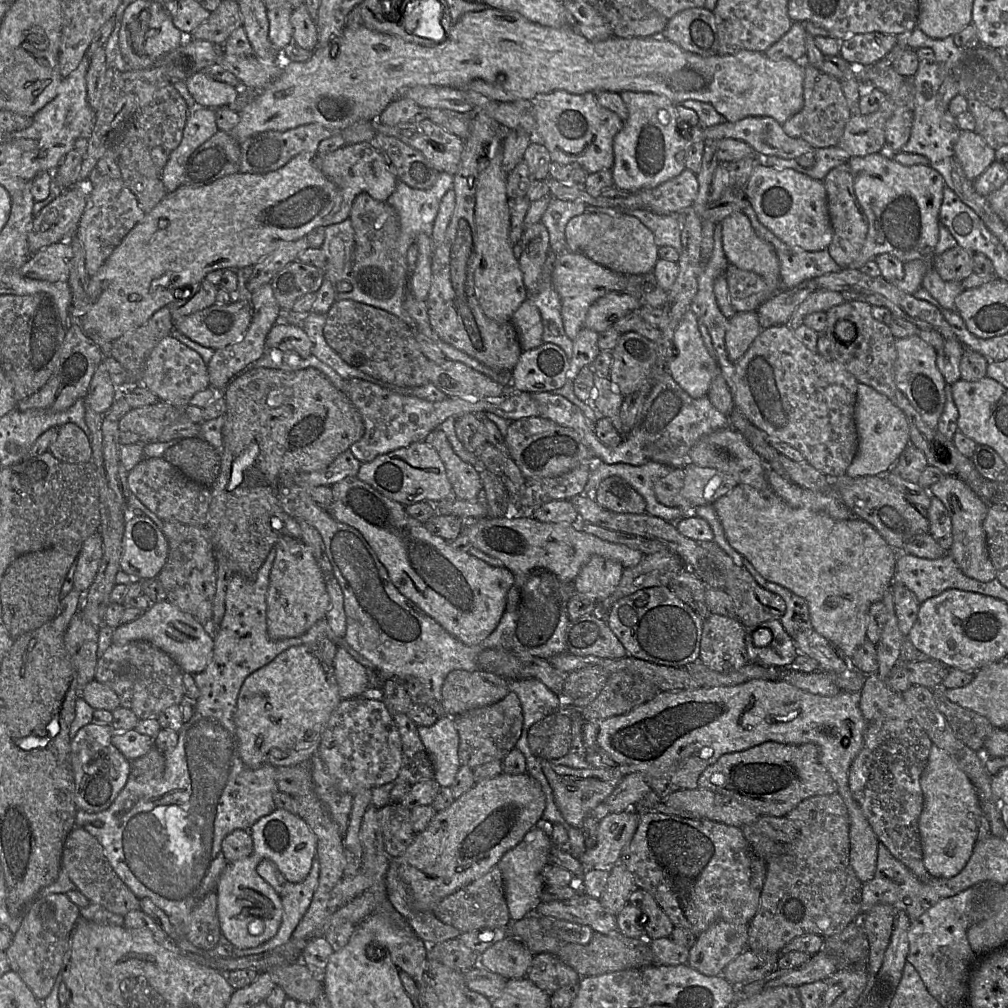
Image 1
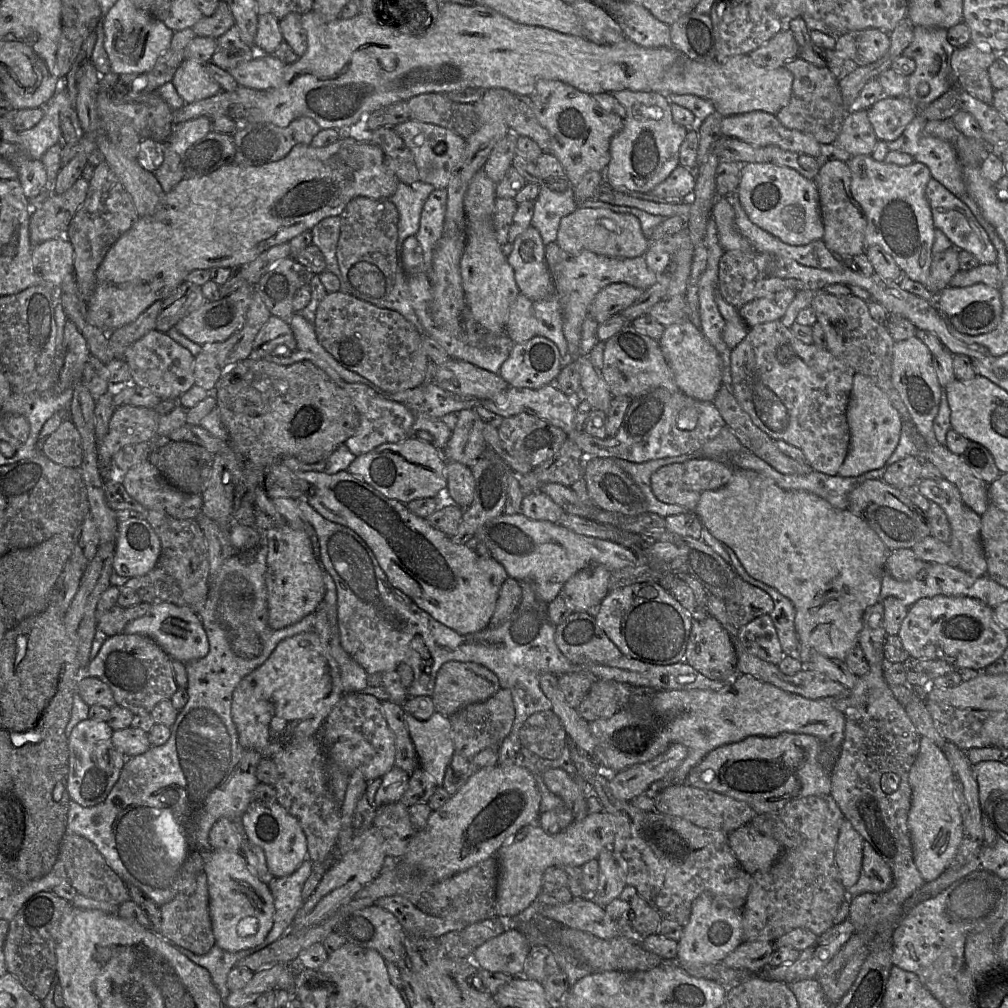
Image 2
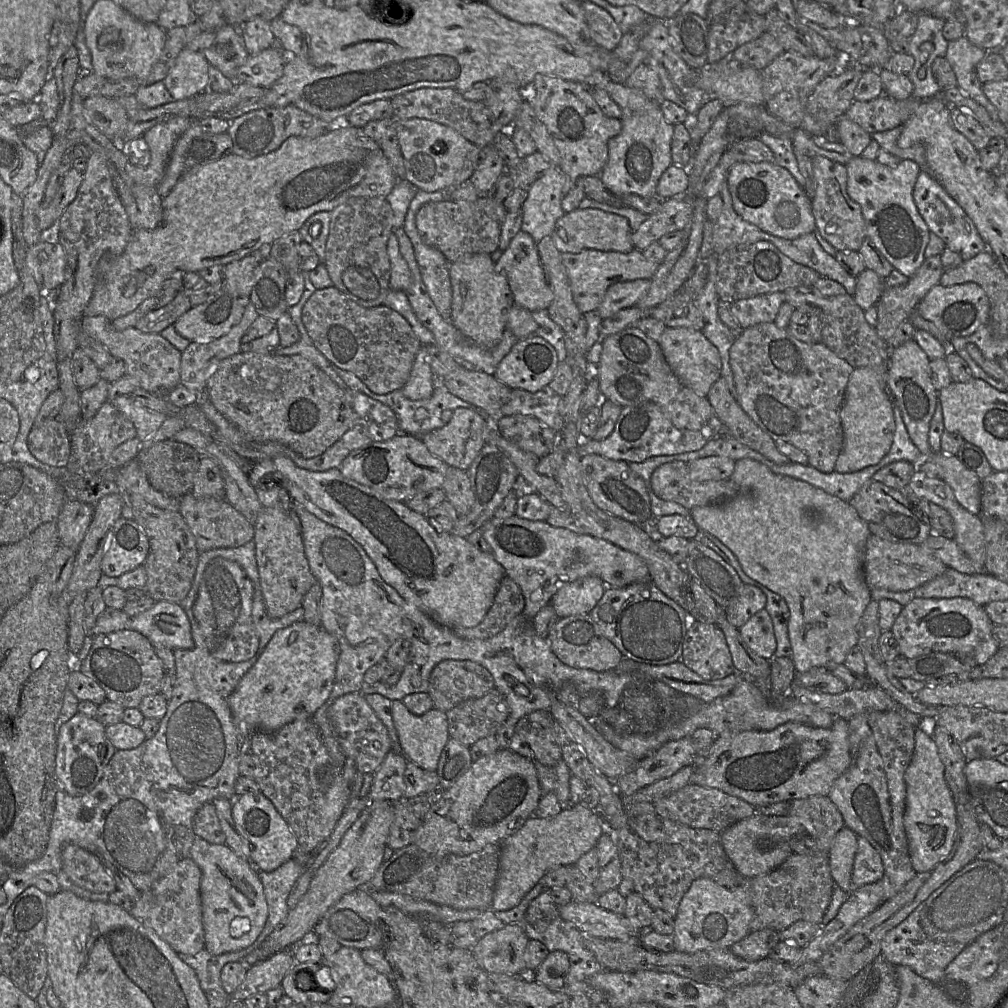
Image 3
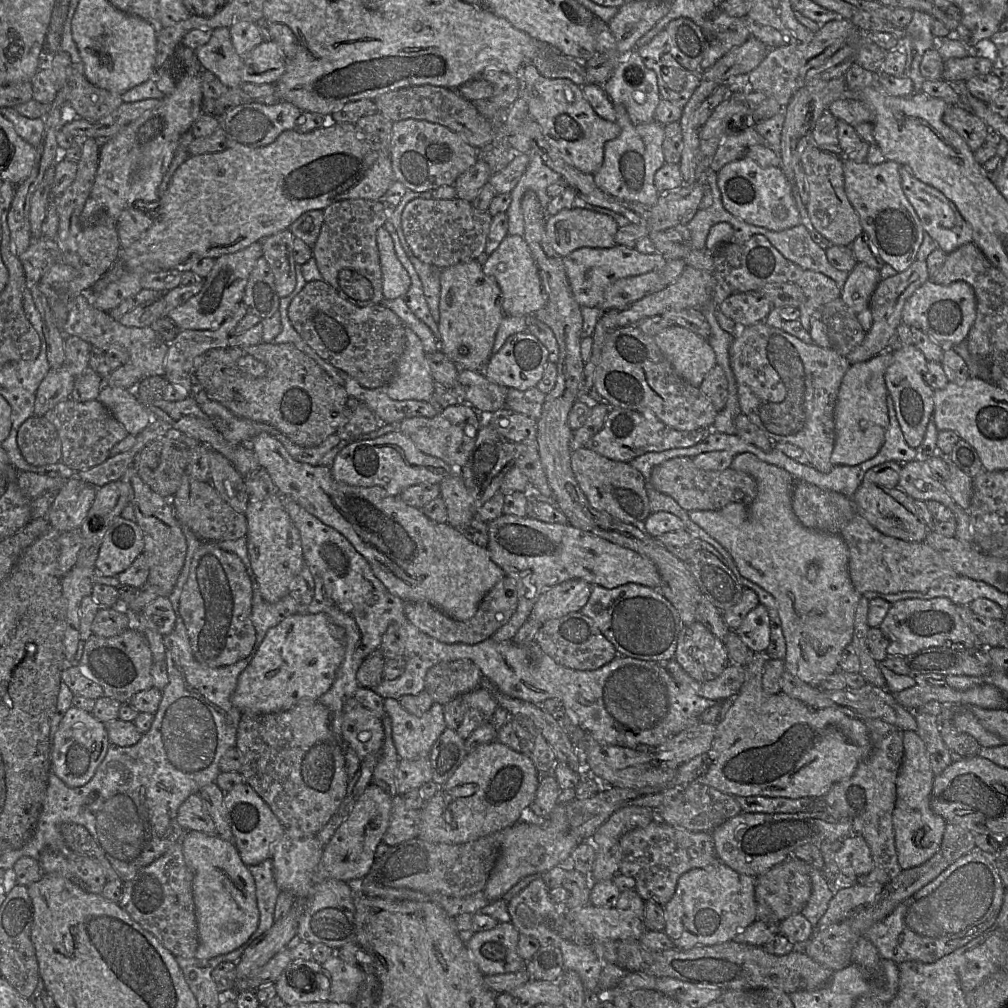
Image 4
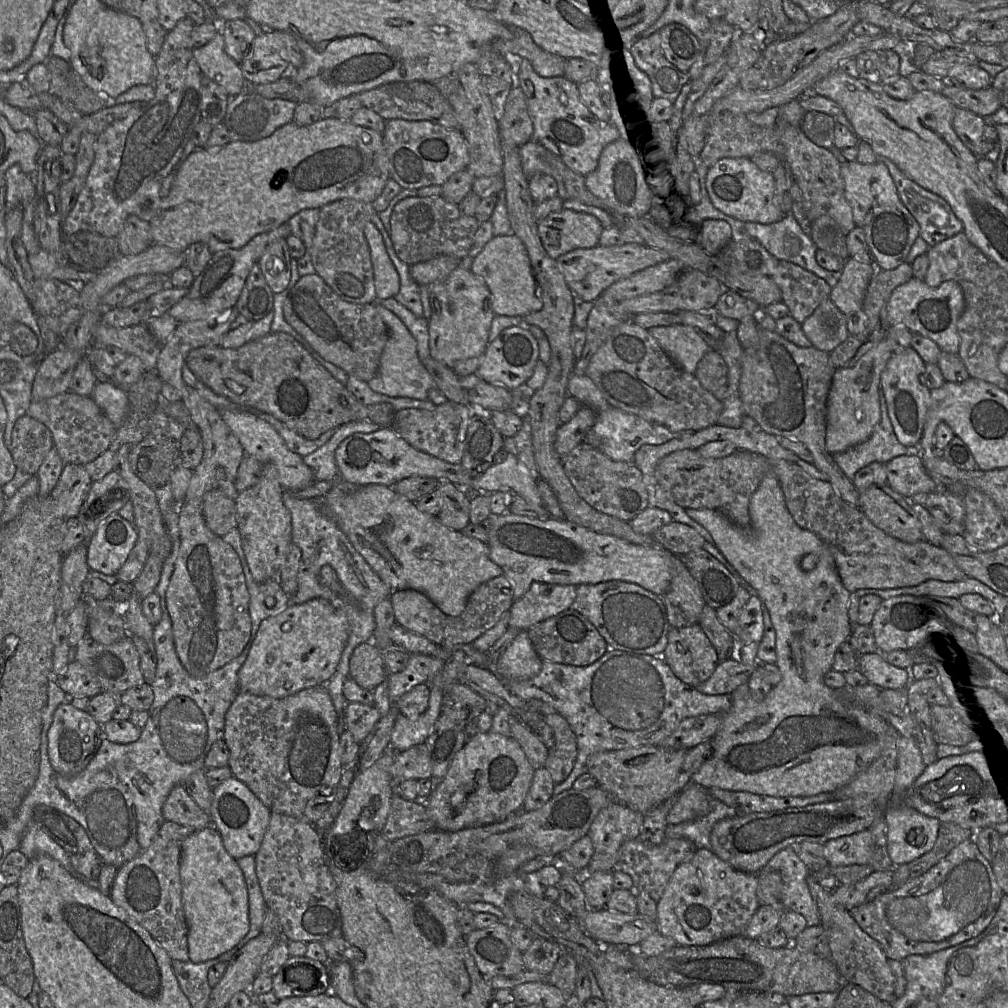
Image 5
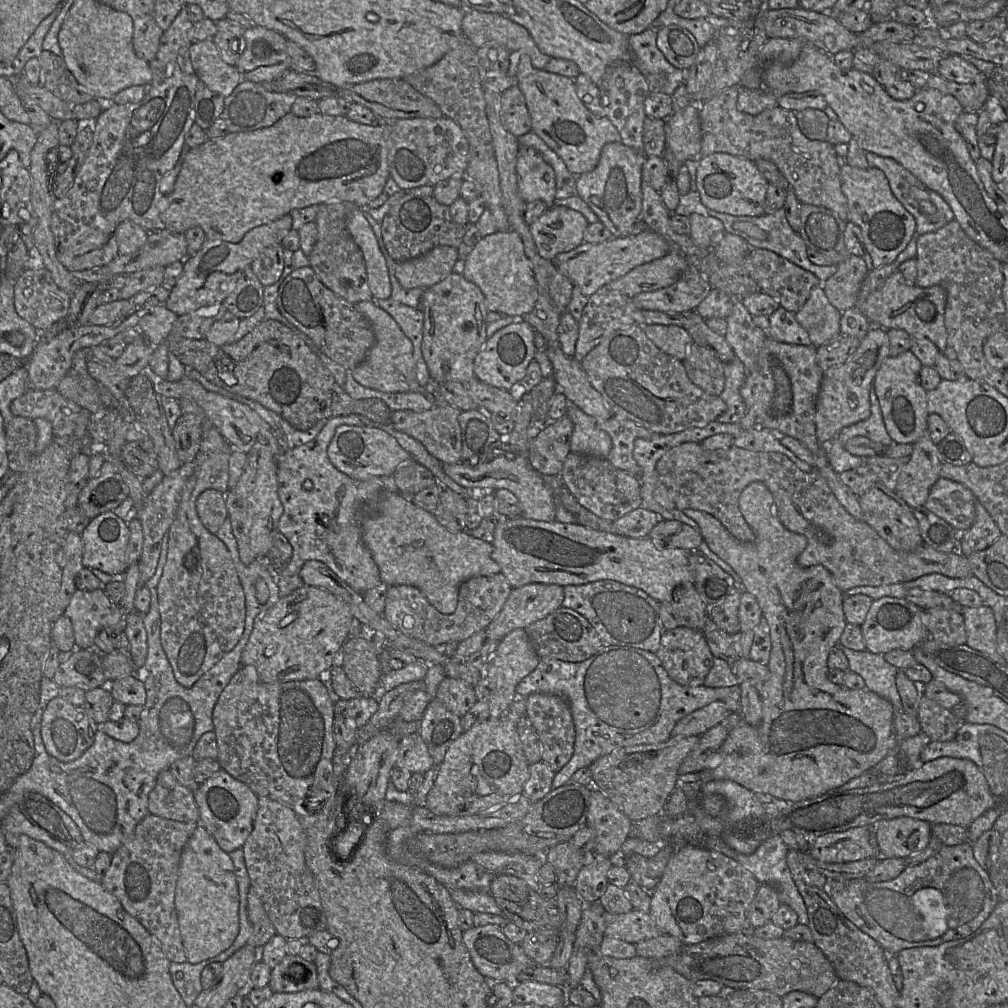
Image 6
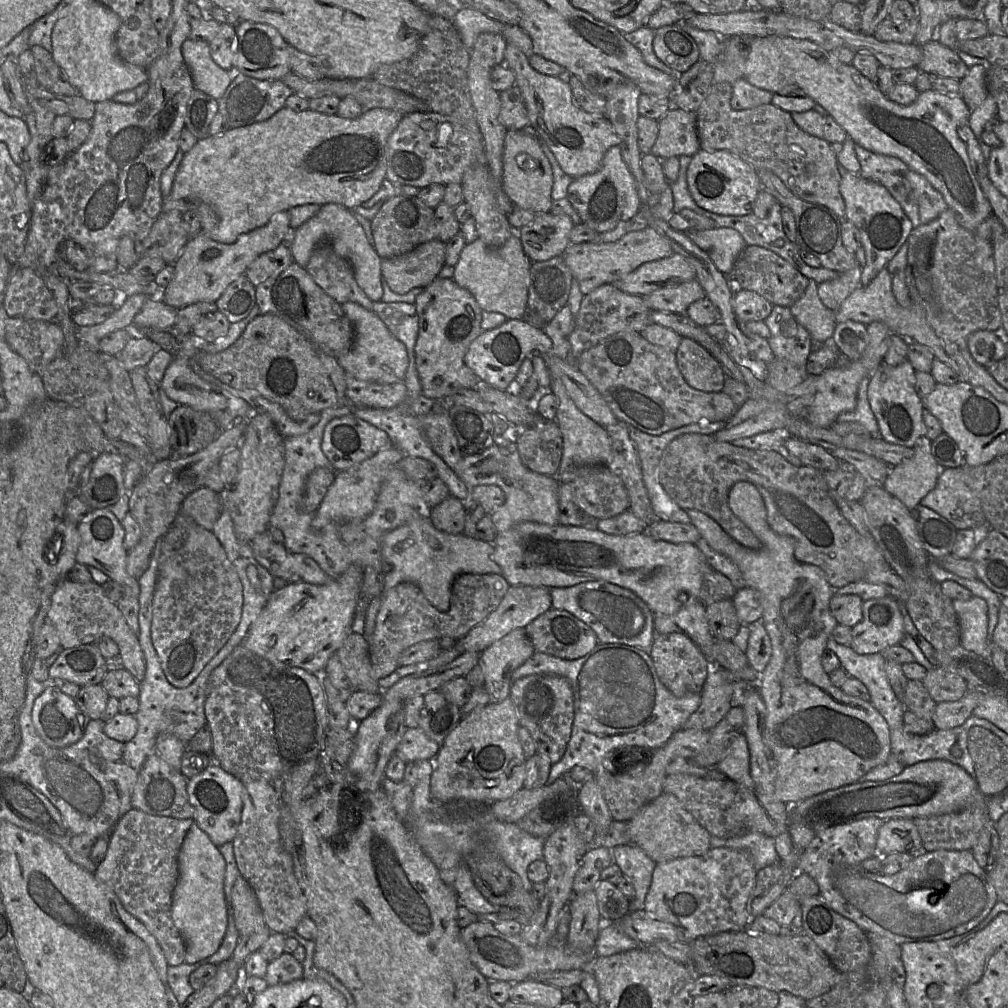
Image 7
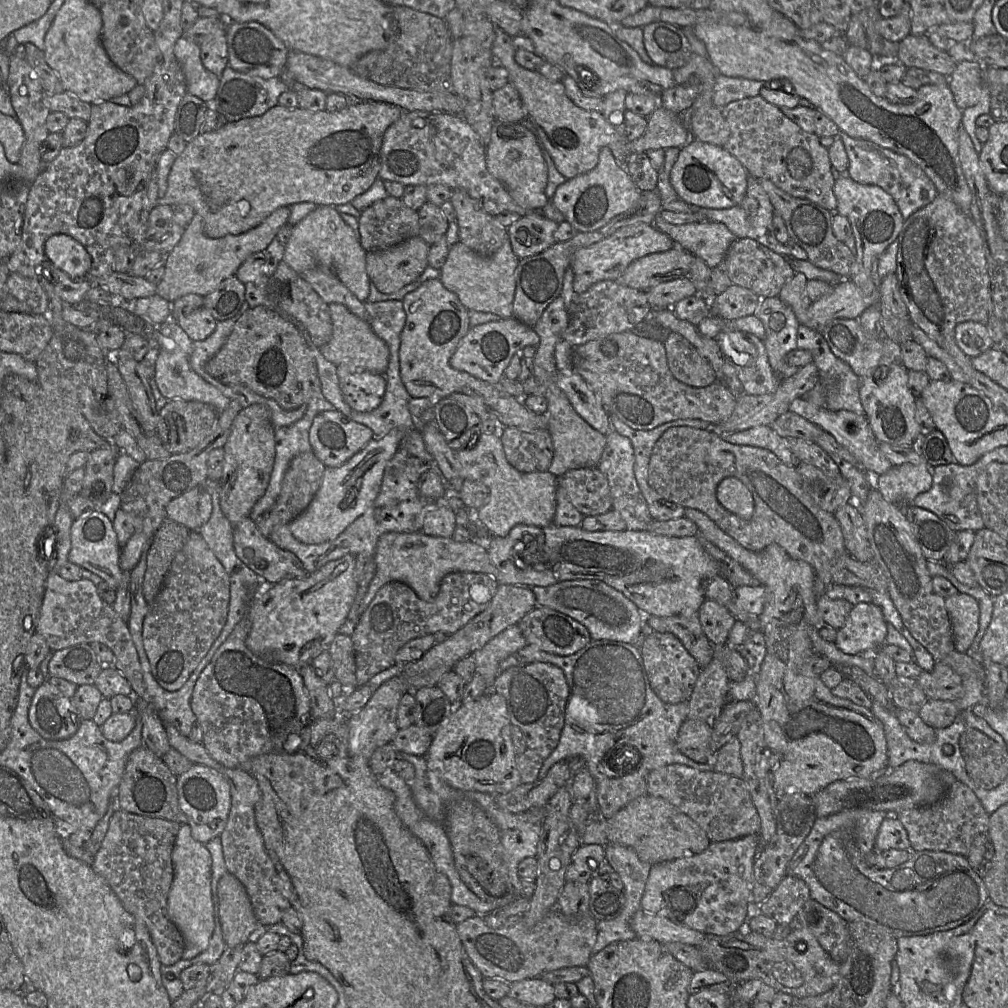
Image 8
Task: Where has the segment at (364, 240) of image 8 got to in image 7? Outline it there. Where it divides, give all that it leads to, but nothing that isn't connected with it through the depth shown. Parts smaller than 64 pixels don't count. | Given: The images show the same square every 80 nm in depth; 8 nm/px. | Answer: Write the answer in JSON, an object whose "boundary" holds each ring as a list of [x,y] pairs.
{"boundary":[[[396,194],[386,199],[375,217],[370,220],[372,230],[372,244],[382,259],[393,258],[412,251],[418,245],[431,241],[439,240],[444,243],[449,242],[439,239],[439,225],[435,219],[435,210],[424,204],[417,196]]]}

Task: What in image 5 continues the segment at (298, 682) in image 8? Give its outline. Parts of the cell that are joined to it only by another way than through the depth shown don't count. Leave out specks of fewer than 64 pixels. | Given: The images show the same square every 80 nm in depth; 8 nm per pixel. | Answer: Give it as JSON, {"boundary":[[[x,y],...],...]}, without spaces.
{"boundary":[[[321,685],[303,689],[296,694],[285,698],[258,696],[239,691],[225,716],[223,740],[229,749],[228,767],[234,777],[245,783],[249,789],[265,804],[265,806],[271,810],[271,812],[278,812],[298,819],[304,819],[304,811],[308,801],[318,795],[321,795],[323,792],[326,792],[325,794],[333,795],[334,789],[338,786],[341,780],[344,765],[342,764],[340,758],[339,735],[337,712],[329,693],[324,685]]]}

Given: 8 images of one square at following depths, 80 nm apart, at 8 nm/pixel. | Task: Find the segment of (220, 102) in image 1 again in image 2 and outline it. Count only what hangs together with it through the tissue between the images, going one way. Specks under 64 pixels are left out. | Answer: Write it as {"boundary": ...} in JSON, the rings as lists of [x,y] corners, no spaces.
{"boundary":[[[184,59],[171,82],[185,103],[203,100],[223,91],[211,77],[206,64],[194,59]]]}

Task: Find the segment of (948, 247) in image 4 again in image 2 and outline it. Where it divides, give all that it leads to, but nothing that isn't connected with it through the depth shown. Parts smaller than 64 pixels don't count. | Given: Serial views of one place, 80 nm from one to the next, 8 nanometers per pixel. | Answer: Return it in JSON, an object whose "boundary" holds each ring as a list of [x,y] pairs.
{"boundary":[[[933,178],[927,184],[926,198],[932,209],[935,228],[941,230],[948,237],[953,244],[952,247],[971,253],[980,264],[995,264],[997,262],[998,252],[989,235],[961,199]]]}

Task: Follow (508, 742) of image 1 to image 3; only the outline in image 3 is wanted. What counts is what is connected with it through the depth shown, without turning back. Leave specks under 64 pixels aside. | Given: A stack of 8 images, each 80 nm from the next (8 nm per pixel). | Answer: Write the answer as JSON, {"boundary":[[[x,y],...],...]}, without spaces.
{"boundary":[[[493,688],[482,697],[462,701],[446,712],[449,735],[470,747],[481,738],[495,735],[509,713],[504,696]]]}

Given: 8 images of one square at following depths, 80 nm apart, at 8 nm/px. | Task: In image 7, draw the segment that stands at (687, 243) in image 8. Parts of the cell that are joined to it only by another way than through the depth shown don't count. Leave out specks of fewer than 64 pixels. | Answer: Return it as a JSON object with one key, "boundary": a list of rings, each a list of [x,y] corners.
{"boundary":[[[716,227],[709,230],[693,230],[686,235],[702,250],[708,253],[717,268],[728,275],[740,255],[747,246],[739,232],[732,228]]]}

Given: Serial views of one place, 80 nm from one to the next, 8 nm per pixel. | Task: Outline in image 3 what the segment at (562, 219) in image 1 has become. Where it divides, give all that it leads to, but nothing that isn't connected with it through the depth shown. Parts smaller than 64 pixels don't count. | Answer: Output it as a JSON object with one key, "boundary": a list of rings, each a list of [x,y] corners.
{"boundary":[[[551,166],[527,188],[527,198],[521,206],[523,216],[521,231],[530,234],[536,242],[551,236],[556,221],[565,214],[561,207],[565,195],[563,193],[565,182],[566,175],[562,170]]]}

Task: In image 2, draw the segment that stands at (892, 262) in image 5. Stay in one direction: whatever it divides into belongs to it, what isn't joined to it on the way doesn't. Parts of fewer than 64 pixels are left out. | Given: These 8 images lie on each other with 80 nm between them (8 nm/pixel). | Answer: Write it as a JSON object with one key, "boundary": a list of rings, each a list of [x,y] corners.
{"boundary":[[[871,155],[852,156],[847,164],[851,171],[851,193],[867,221],[865,249],[871,246],[882,248],[893,257],[903,276],[927,288],[930,285],[936,230],[932,209],[926,198],[926,187],[932,179],[929,168],[916,161],[905,166],[876,161]]]}

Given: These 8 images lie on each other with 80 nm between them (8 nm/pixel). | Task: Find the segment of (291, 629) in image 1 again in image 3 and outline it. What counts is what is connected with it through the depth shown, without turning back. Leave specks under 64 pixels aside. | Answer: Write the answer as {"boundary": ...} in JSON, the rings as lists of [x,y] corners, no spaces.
{"boundary":[[[263,507],[253,524],[255,556],[267,614],[279,619],[301,607],[305,594],[315,582],[305,554],[299,525],[292,513]]]}

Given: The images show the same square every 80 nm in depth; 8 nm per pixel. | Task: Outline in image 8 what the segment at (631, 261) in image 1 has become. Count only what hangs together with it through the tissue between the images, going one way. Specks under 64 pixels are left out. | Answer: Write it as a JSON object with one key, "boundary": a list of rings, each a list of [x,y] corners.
{"boundary":[[[542,213],[522,216],[507,228],[514,254],[521,259],[547,250],[557,242],[554,233],[558,225],[559,223],[548,219]]]}

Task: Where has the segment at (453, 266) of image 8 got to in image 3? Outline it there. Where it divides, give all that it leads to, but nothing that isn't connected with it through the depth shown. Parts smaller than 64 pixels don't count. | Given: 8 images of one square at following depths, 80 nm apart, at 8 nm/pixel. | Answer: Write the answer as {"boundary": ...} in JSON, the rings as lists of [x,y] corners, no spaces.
{"boundary":[[[522,231],[517,233],[507,249],[495,261],[495,269],[506,276],[515,305],[532,312],[547,309],[551,304],[553,291],[547,282],[545,271],[540,261],[537,242],[530,234]]]}

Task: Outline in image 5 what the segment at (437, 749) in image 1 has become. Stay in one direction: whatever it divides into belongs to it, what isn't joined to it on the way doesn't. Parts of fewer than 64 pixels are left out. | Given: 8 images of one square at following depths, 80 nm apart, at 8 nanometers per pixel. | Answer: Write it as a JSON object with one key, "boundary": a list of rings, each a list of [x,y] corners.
{"boundary":[[[429,684],[430,697],[426,711],[416,719],[409,719],[399,713],[394,723],[390,742],[395,752],[403,752],[415,745],[425,743],[434,724],[441,714],[443,690]]]}

